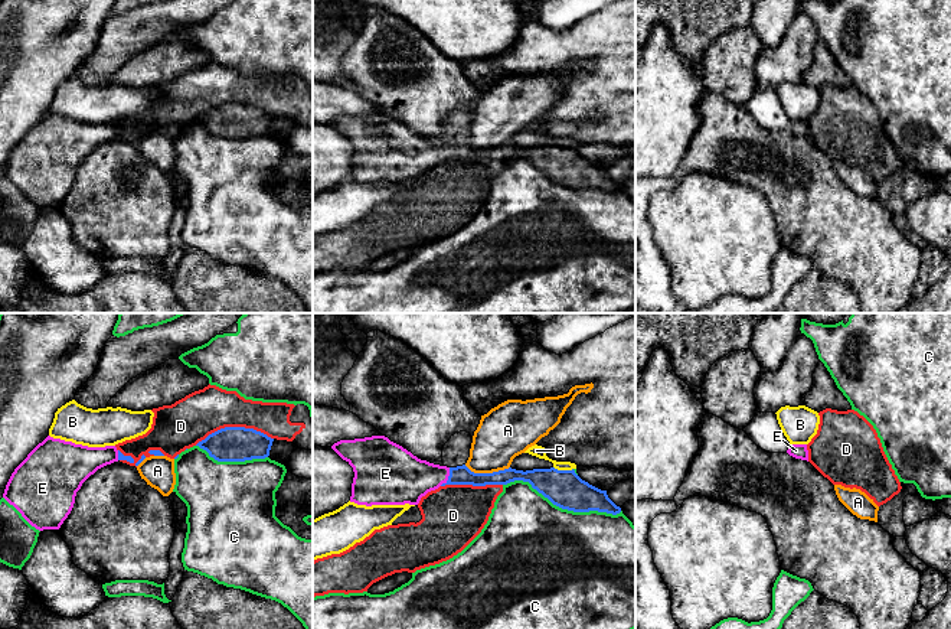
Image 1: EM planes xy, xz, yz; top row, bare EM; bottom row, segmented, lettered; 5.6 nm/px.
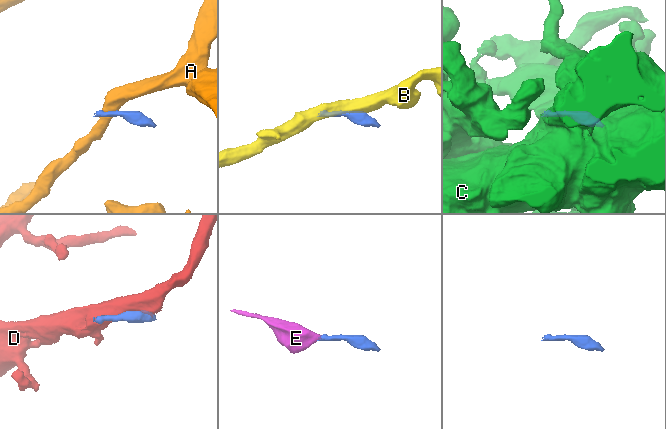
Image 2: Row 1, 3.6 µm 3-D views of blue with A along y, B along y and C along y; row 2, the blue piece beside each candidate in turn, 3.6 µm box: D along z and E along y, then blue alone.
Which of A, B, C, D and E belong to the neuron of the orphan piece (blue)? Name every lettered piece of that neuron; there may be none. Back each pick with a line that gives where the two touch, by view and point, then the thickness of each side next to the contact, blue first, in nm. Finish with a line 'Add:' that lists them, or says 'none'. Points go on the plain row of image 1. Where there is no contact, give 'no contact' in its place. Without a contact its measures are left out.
E: xz (448, 155) | 110/280 nm
Add: E

